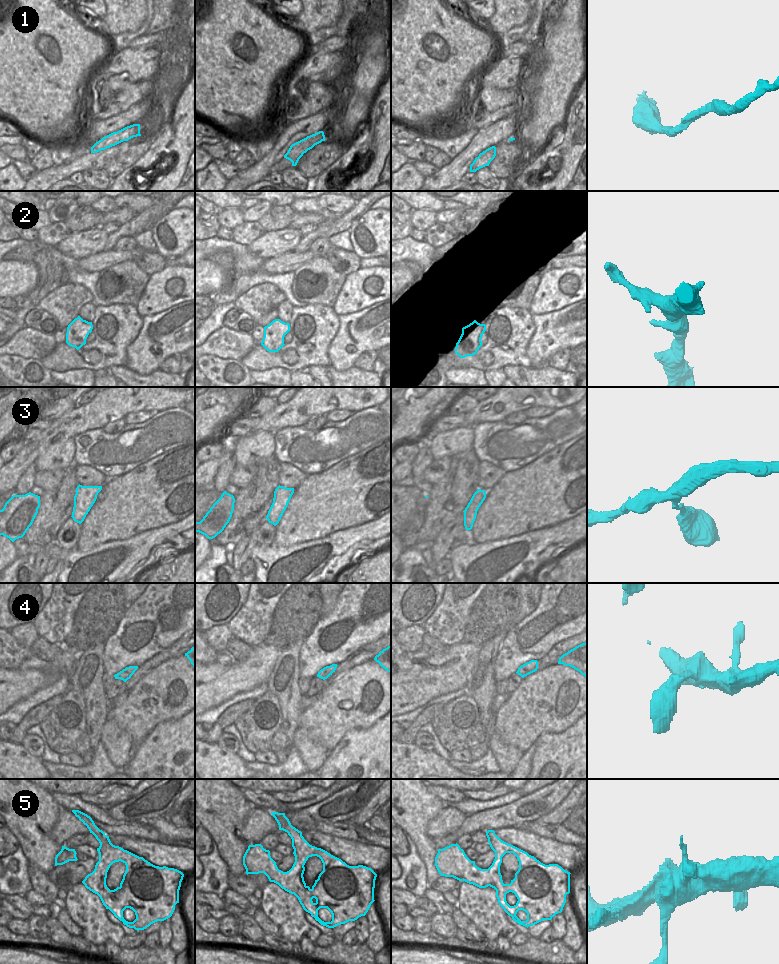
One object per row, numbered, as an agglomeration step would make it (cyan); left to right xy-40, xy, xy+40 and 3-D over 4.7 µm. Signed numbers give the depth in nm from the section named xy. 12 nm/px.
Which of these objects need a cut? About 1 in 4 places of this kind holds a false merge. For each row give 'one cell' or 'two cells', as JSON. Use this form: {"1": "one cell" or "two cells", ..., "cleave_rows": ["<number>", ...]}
{"1": "one cell", "2": "one cell", "3": "one cell", "4": "one cell", "5": "one cell", "cleave_rows": []}

